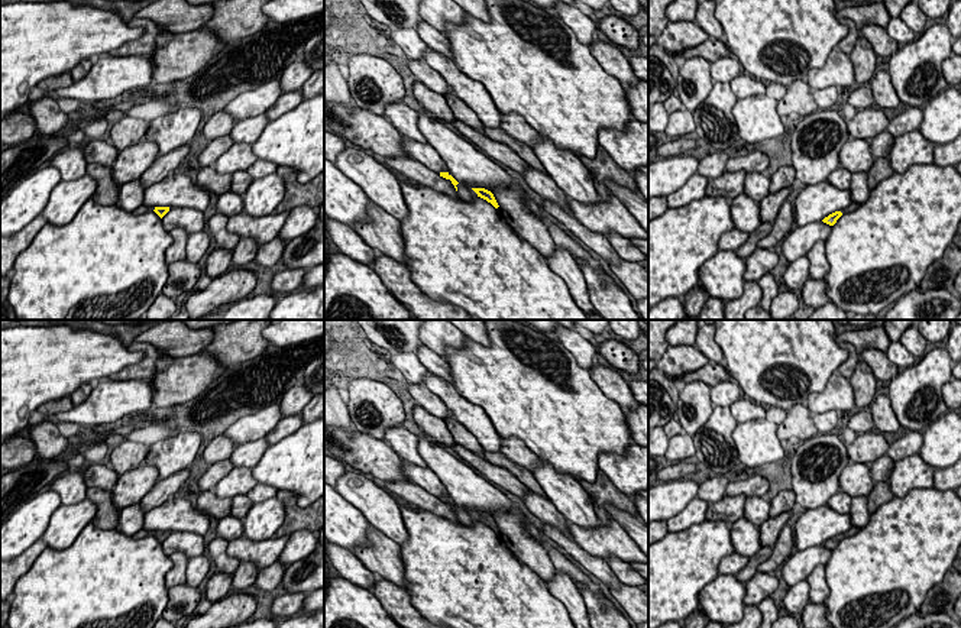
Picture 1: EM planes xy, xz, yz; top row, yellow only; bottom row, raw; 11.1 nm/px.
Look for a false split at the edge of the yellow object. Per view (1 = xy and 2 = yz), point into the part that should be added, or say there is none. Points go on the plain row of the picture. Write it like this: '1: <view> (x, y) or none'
1: none
2: none

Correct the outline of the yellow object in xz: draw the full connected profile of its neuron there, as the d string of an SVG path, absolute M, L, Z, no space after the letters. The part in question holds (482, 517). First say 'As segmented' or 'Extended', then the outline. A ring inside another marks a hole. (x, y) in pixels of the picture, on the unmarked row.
Extended. M440 496L440 501L450 504L452 508L454 509L459 522L465 524L465 525L472 525L476 519L486 524L488 527L491 527L495 532L498 532L498 527L494 521L494 518L485 512L469 512L463 508L459 508L449 496Z

